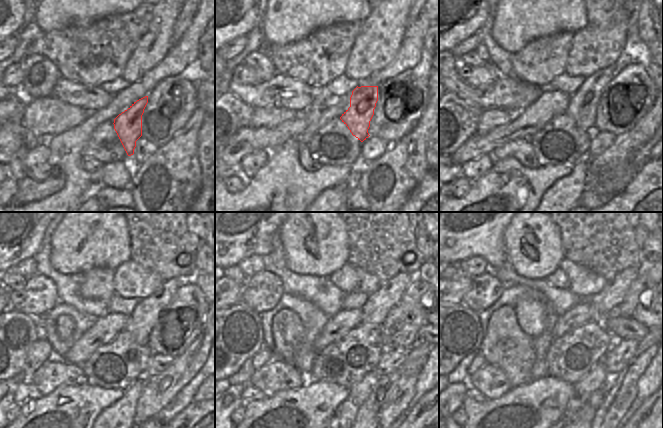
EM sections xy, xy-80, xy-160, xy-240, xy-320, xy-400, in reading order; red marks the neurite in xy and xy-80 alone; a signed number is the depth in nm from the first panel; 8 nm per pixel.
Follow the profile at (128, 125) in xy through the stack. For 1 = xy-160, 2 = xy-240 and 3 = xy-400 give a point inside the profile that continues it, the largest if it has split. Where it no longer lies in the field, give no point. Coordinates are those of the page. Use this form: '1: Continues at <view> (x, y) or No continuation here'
1: Continues at xy-160 (583, 103)
2: Continues at xy-240 (145, 315)
3: Continues at xy-400 (604, 303)

